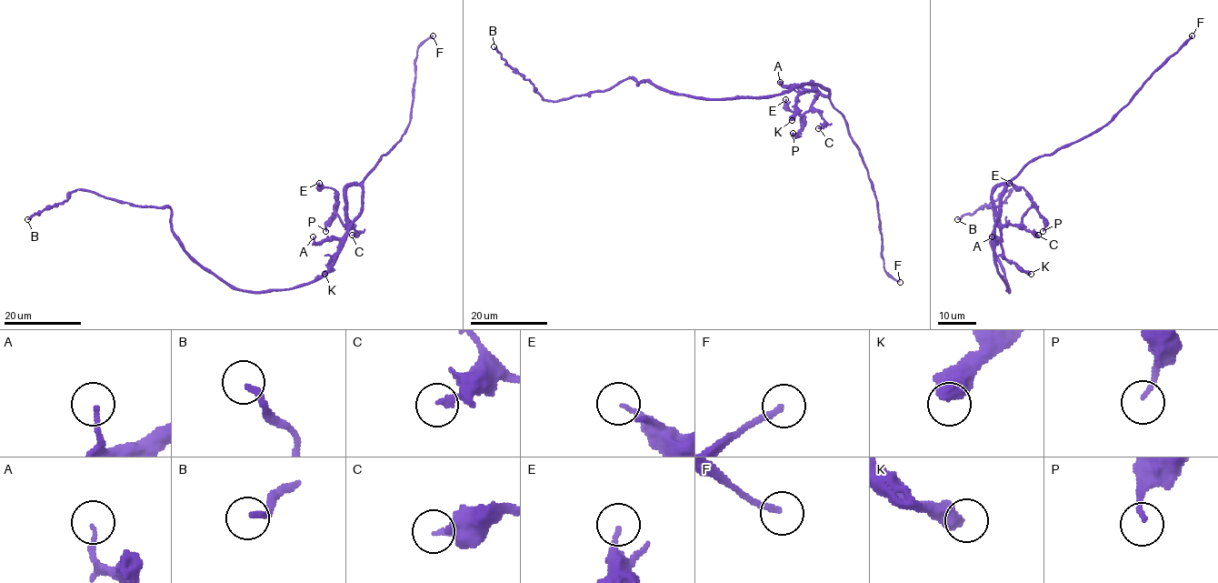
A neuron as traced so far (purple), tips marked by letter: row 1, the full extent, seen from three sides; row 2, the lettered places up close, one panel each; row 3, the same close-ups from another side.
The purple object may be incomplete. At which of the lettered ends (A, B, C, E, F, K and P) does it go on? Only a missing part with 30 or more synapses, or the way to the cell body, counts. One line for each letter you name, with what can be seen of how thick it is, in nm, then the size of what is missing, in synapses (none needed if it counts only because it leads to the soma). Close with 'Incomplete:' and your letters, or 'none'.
F: 200 nm | 190 syn
Incomplete: F

